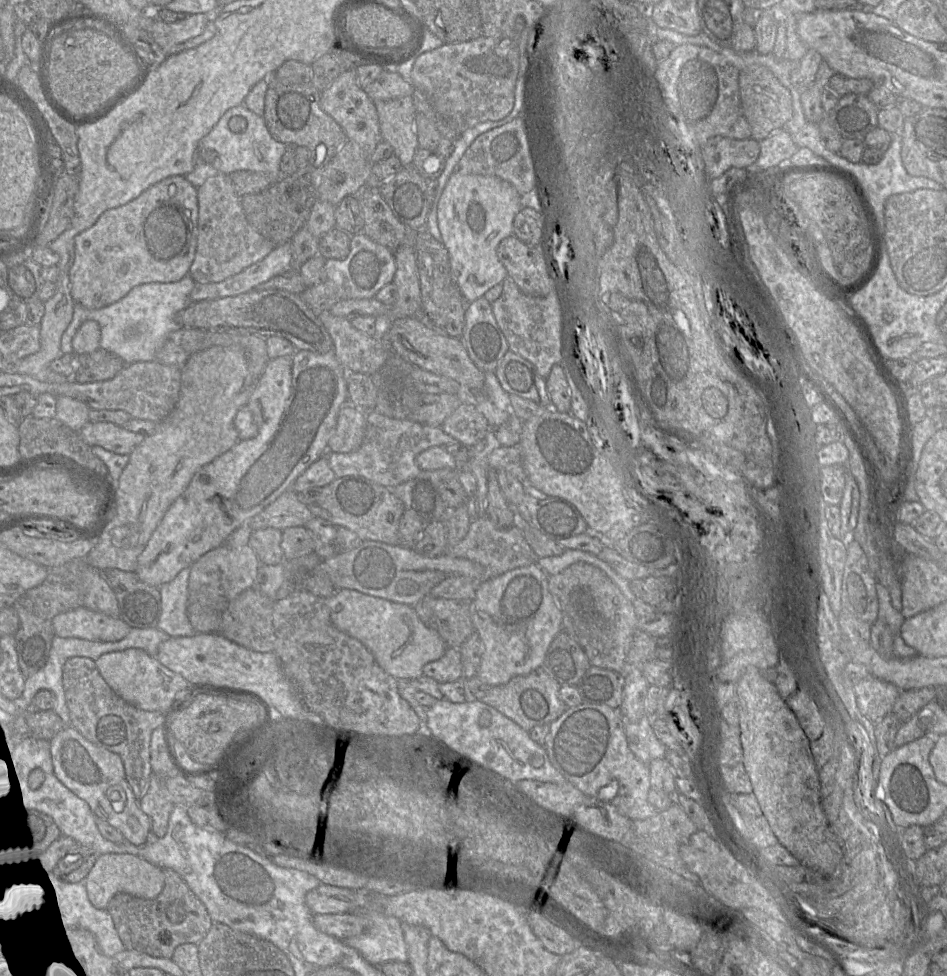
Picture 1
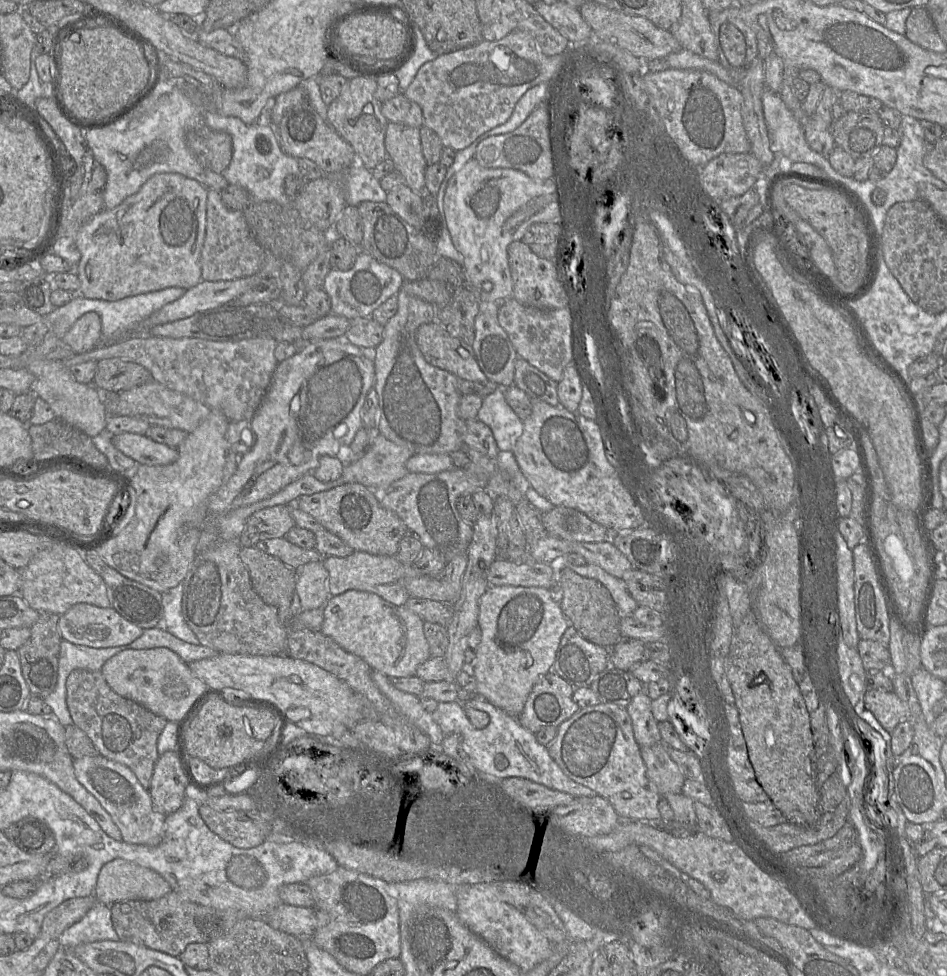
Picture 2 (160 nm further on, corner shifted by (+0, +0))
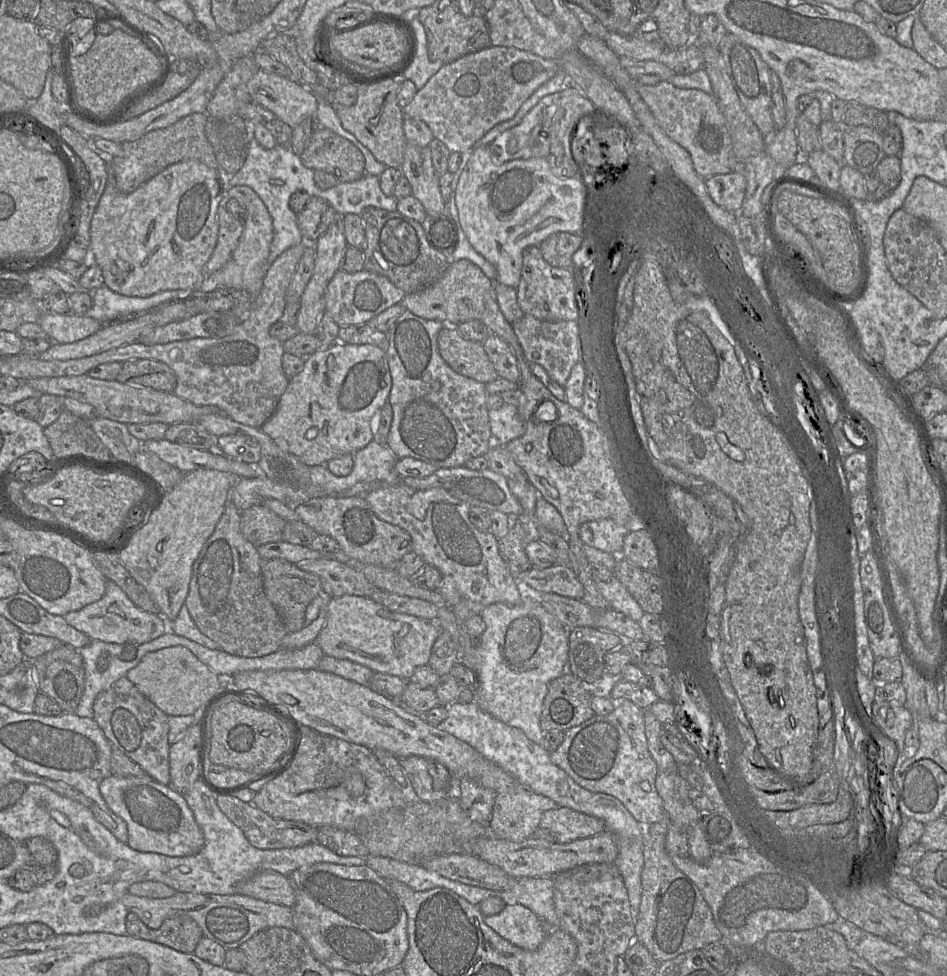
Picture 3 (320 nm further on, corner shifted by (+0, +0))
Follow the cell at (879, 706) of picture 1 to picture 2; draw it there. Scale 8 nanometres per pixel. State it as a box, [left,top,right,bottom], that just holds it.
[864,689,907,733]

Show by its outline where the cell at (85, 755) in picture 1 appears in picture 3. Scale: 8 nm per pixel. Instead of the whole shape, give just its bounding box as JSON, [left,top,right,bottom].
[99,774,205,857]

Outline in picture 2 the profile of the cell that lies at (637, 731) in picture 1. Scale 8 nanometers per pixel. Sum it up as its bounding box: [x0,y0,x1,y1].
[640,742,685,797]

